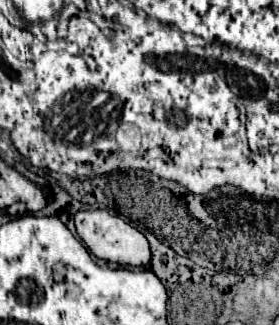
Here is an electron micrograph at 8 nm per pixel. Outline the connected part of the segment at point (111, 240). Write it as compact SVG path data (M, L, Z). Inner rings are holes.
M103 209L97 211L79 211L75 213L75 227L83 243L91 249L91 253L99 259L105 259L109 263L119 265L131 265L131 267L145 267L151 261L151 247L143 233L139 233L135 227L131 227L121 217L109 215Z

